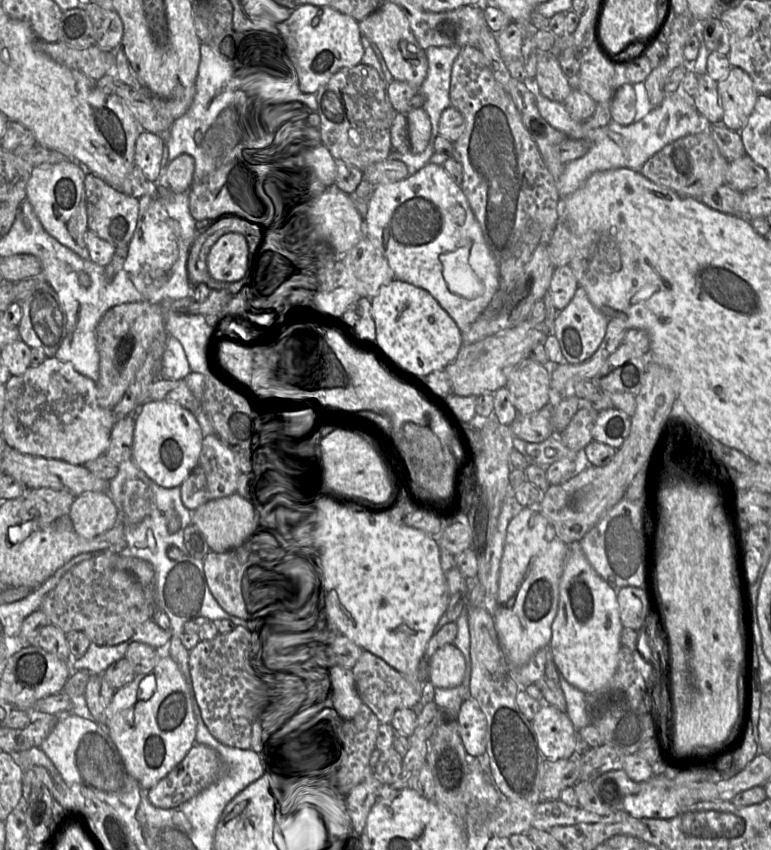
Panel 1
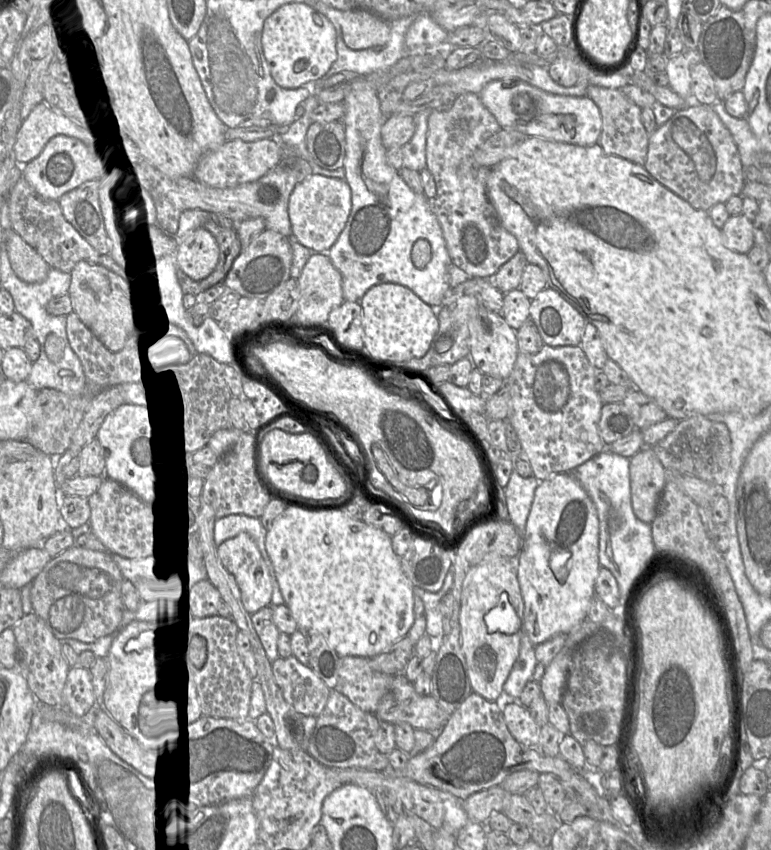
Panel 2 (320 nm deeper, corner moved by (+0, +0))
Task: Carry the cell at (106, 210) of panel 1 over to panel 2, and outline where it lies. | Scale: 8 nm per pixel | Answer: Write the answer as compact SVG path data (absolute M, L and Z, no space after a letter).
M92 177L58 199L64 217L101 255L109 254L105 220L98 197L98 177Z

